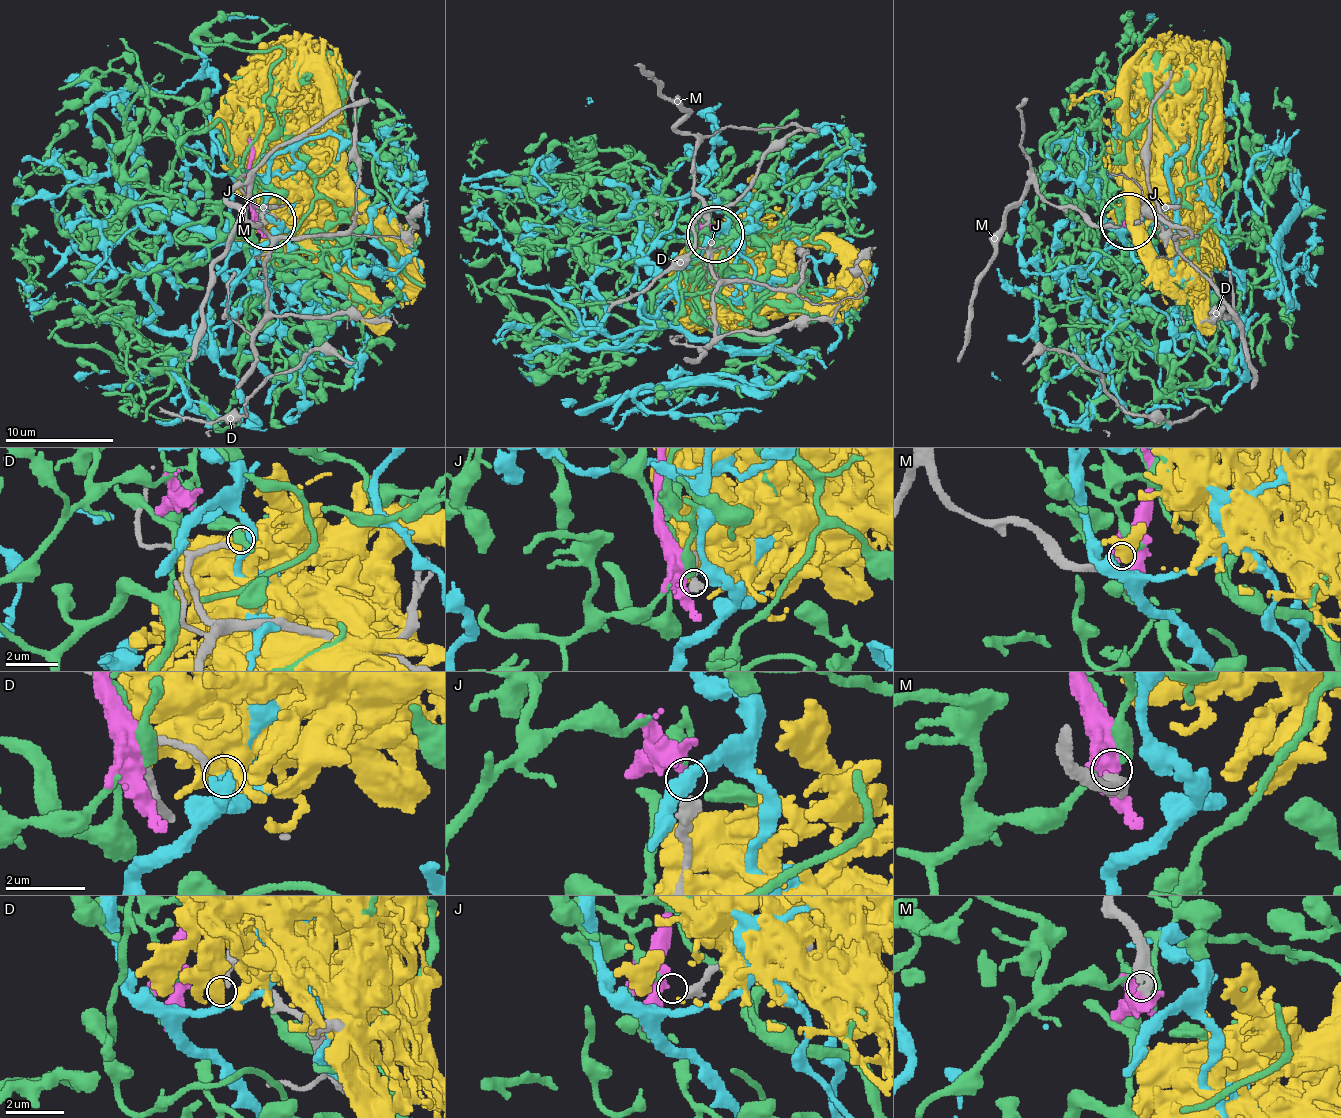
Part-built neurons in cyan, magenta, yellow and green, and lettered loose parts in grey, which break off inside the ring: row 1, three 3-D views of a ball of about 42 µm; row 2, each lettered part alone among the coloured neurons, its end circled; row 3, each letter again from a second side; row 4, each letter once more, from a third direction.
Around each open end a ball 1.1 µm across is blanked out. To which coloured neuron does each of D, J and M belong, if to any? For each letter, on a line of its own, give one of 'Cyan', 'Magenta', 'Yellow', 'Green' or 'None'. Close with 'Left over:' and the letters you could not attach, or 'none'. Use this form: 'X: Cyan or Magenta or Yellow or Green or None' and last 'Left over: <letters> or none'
D: None
J: Green
M: Magenta
Left over: D

